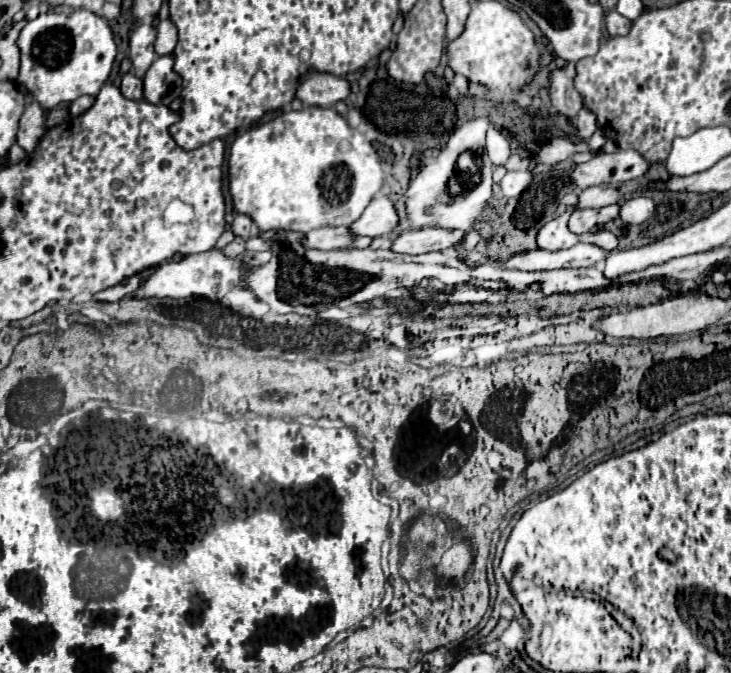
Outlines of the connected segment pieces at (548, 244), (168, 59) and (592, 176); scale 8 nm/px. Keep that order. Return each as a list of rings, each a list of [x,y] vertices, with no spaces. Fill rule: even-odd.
[[[554,218],[552,222],[540,228],[536,242],[542,250],[560,250],[576,244],[576,236],[568,230],[566,218]]]
[[[158,56],[144,80],[144,100],[150,104],[168,106],[180,96],[180,76],[172,72],[172,56]]]
[[[618,150],[614,154],[598,152],[590,162],[580,164],[570,172],[570,182],[580,190],[600,184],[618,184],[642,178],[650,166],[648,160],[632,150]]]

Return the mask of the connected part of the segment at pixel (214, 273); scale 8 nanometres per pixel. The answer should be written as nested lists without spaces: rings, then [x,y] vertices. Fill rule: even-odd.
[[[208,250],[202,254],[188,254],[184,262],[170,262],[154,270],[150,276],[142,278],[138,288],[130,292],[132,298],[190,298],[190,296],[204,296],[212,300],[220,300],[232,286],[240,282],[240,268],[230,266],[232,260],[224,258],[220,250]]]

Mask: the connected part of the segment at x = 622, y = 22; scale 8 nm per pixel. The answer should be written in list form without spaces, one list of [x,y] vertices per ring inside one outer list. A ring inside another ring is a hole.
[[[606,10],[604,24],[606,24],[606,32],[610,36],[626,36],[628,28],[632,26],[632,22],[628,18],[624,18],[622,14],[618,14],[616,10]]]

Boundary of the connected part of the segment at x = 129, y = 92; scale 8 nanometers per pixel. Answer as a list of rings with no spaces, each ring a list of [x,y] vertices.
[[[128,72],[124,78],[122,78],[122,84],[120,84],[120,90],[126,98],[130,100],[142,100],[142,80],[138,76],[134,76],[132,72]]]

